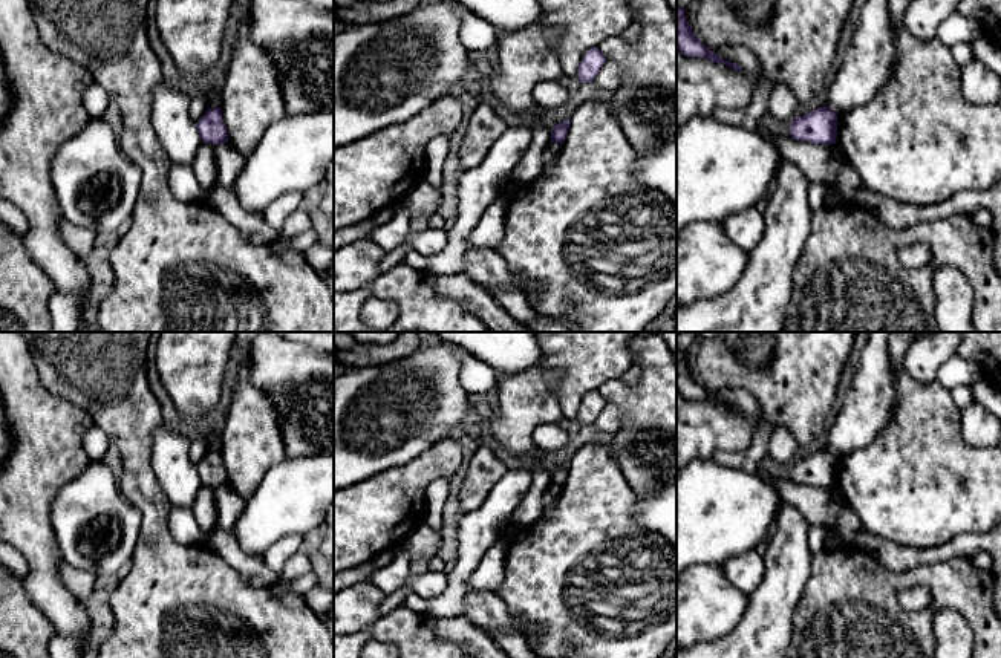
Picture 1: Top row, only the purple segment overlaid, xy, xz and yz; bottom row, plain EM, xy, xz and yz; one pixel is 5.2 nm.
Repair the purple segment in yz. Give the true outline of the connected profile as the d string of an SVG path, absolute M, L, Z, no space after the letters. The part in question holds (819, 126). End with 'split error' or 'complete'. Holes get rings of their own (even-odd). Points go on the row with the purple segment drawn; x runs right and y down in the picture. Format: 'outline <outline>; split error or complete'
outline M823 106L793 118L790 136L796 141L810 141L813 144L836 144L837 115Z; complete

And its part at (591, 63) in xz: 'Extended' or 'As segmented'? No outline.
As segmented

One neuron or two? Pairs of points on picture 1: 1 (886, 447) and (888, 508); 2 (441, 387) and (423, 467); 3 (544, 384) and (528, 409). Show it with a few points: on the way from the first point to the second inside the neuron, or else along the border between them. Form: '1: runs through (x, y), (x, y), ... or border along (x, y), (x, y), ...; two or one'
1: runs through (888, 462), (888, 493); one
2: border along (449, 435), (397, 467); two
3: runs through (537, 390), (528, 403); one

